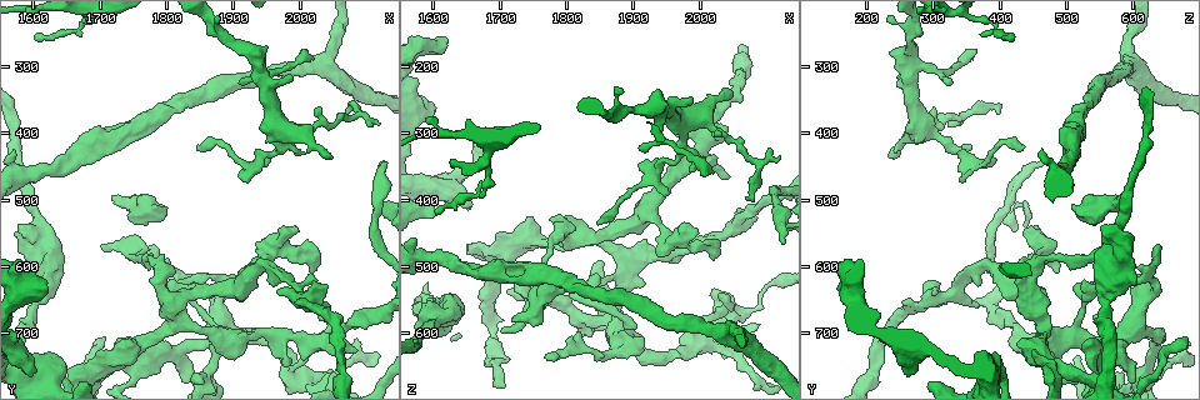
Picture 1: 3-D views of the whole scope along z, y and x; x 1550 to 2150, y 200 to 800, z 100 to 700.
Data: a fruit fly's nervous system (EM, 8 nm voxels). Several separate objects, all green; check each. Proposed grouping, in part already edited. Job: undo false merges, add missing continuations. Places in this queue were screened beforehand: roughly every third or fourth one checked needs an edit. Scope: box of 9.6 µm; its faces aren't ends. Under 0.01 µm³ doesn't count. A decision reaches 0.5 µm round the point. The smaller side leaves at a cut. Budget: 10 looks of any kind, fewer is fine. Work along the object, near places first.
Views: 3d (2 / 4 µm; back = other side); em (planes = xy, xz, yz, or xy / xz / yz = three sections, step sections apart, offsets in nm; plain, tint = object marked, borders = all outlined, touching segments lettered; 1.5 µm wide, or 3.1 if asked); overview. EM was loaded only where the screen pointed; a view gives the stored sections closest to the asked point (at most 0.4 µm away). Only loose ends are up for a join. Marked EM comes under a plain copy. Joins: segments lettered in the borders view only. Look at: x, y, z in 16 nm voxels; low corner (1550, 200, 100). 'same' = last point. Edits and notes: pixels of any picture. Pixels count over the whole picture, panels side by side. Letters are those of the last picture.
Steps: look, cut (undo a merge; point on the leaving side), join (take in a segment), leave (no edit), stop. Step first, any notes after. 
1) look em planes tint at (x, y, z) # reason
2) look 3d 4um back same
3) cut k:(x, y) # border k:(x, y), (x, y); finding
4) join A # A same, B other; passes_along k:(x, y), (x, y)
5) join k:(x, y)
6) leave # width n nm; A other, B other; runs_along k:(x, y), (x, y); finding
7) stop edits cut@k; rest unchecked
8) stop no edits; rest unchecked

look em planes borders at (1875, 650, 625) # sudden change in width

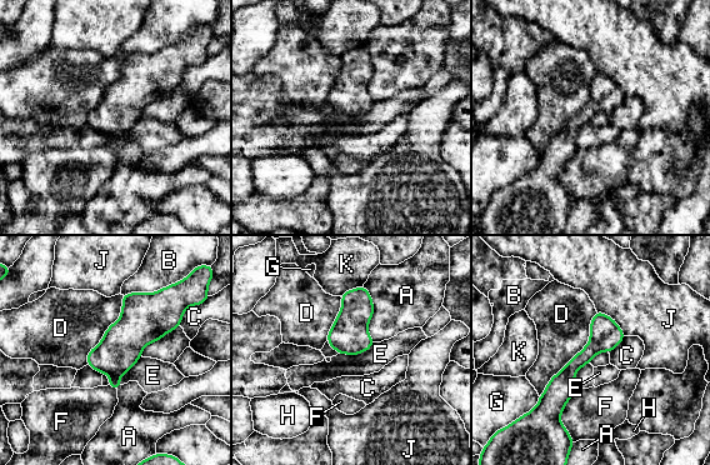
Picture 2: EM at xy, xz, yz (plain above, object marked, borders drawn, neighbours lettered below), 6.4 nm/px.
leave # A other, B other, C other, D other, E other, F other, G other, H other, J other, K other; runs_along 2:(600, 315), (554, 416); continuous, no second neuron

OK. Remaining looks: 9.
look 3d 2um at (1720, 495, 575) # end of a long branch

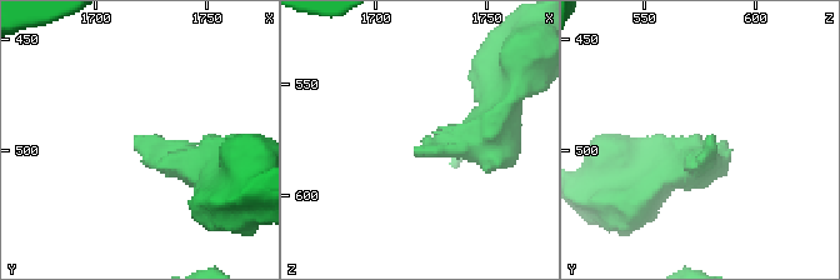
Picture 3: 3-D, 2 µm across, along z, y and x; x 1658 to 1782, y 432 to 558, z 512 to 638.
look em yz step 4 tint at (1717, 495, 580) # now the EM

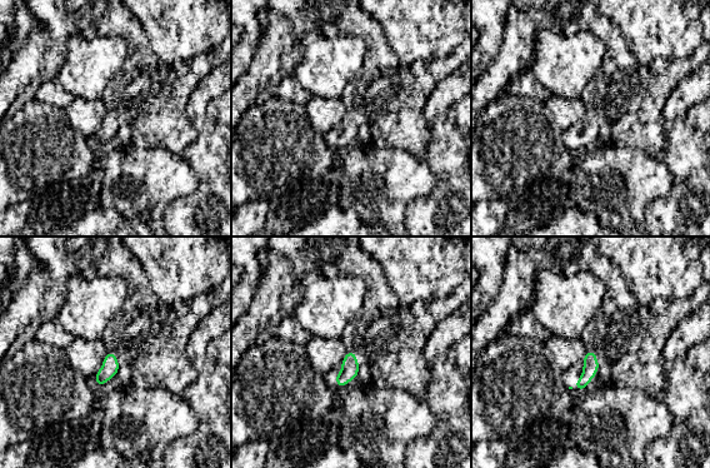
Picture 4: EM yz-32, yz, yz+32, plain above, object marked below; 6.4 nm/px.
look em planes borders same # cut it another way

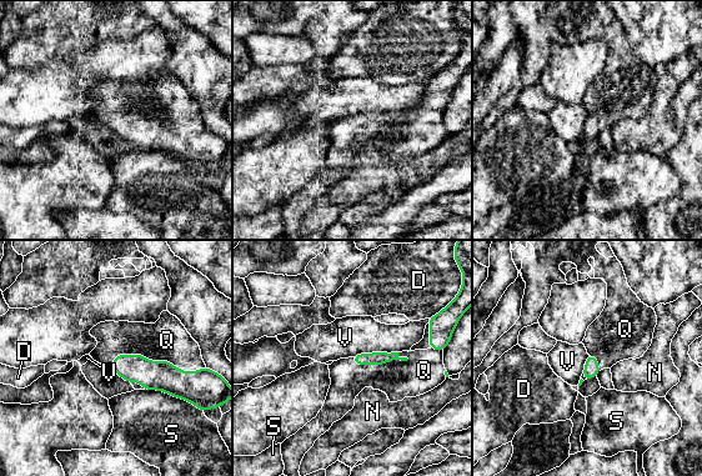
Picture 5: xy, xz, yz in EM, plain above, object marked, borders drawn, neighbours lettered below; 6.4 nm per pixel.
join 5:(166, 340) # longest_contact Q 600 nm; D other, N other, Q same, S other, V other; passes_along 5:(176, 382), (153, 361), (166, 340); the neuron continues

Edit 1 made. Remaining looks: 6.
look 3d 2um at (1600, 255, 420) # thin end

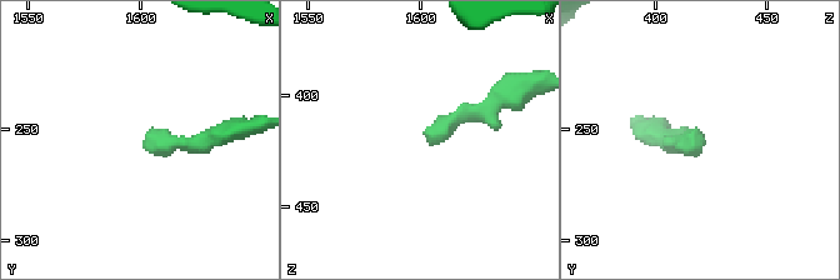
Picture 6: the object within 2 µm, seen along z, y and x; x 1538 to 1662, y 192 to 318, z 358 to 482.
look em planes borders at (1601, 259, 419)

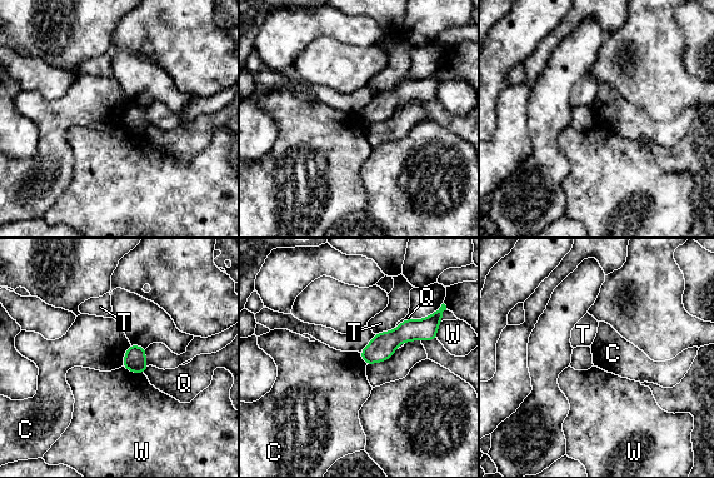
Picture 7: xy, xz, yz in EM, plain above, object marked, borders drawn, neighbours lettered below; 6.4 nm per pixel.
leave # longest_contact C 160 nm; C other, Q other, T other, W other; runs_along 7:(429, 332), (405, 332), (364, 354); no lettered segment goes on from it

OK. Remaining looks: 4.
look em planes tint at (1935, 440, 345) # a fork

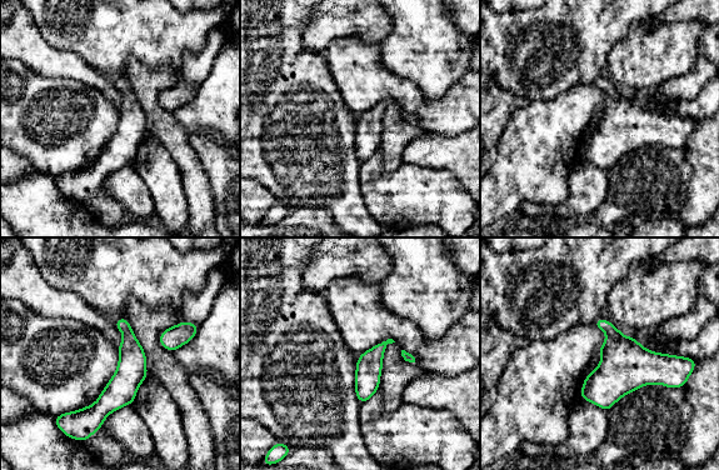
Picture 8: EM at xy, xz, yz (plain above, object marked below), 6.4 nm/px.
look em planes borders same # see the neighbours

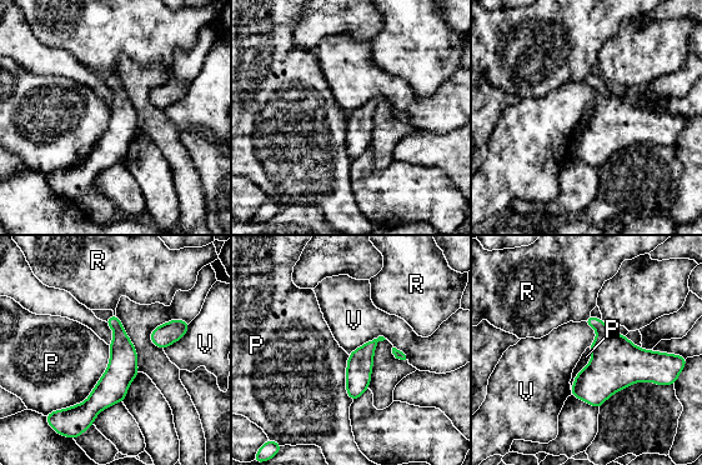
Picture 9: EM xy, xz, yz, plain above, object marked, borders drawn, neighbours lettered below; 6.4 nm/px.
leave # width 160 nm; P other, R other, V other; border 9:(109, 345), (90, 395), (48, 414); continuous, no second neuron

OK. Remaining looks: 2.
stop edits join@5; rest unchecked

